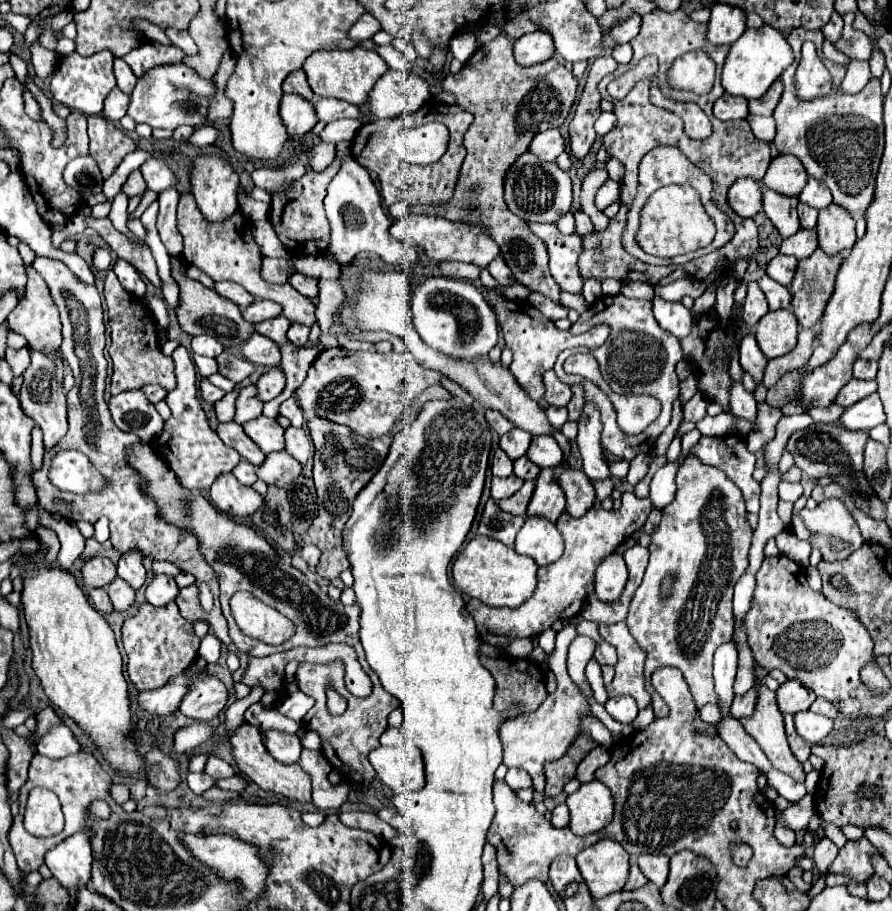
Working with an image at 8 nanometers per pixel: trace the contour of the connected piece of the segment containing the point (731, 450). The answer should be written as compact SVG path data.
M701 436L699 442L695 446L691 446L691 450L679 458L679 466L683 460L687 460L689 456L699 458L703 464L707 466L715 466L719 470L723 470L727 474L727 478L731 478L731 482L735 486L739 486L739 490L743 492L745 504L747 504L747 512L757 512L759 510L759 494L761 494L761 486L759 482L753 478L753 468L755 468L755 454L751 454L745 446L745 440L741 436Z

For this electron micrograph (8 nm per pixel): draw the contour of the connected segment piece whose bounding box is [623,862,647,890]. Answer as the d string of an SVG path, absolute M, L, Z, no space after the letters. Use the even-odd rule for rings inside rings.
M633 862L631 872L629 872L629 880L627 880L627 884L625 884L623 890L637 890L637 888L641 888L645 882L647 882L647 878L641 874L641 870L637 868L637 864Z

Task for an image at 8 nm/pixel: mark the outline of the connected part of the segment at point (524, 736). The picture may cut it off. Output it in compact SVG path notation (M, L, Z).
M573 625L565 626L557 633L555 649L548 656L548 668L557 676L557 690L545 698L545 702L539 706L537 712L511 718L511 720L503 722L499 728L499 738L503 744L503 764L507 768L515 766L515 768L527 770L527 774L531 774L531 778L533 778L533 788L537 792L543 792L543 788L545 788L543 766L547 762L559 760L567 752L573 738L581 732L579 718L583 714L591 712L587 698L583 694L579 694L579 688L573 684L573 680L567 674L567 652L569 645L577 636L577 631Z

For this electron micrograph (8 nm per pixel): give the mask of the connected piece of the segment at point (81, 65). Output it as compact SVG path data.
M77 52L65 56L51 76L49 88L51 88L53 100L65 104L71 110L79 110L83 114L101 114L105 96L115 88L113 60L115 58L111 52L99 52L99 54L93 54L89 58L77 56Z

